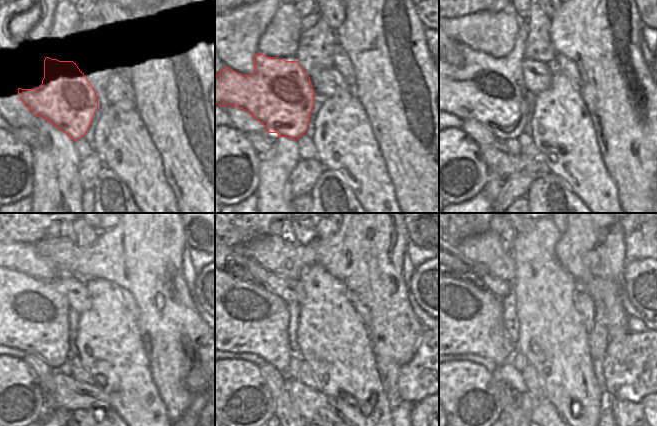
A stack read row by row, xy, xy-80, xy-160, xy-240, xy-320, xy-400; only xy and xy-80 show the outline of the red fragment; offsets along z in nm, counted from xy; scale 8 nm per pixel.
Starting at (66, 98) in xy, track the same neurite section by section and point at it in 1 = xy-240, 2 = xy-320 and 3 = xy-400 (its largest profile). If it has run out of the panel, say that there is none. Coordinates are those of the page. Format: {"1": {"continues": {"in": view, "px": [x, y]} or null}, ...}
{"1": {"continues": {"in": "xy-240", "px": [12, 309]}}, "2": {"continues": {"in": "xy-320", "px": [237, 316]}}, "3": {"continues": {"in": "xy-400", "px": [459, 317]}}}

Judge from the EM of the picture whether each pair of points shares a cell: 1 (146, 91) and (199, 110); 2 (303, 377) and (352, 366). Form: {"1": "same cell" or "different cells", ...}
{"1": "same cell", "2": "different cells"}

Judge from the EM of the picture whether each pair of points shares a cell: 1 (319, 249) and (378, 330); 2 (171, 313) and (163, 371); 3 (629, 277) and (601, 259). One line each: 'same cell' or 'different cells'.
1: same cell
2: same cell
3: different cells

